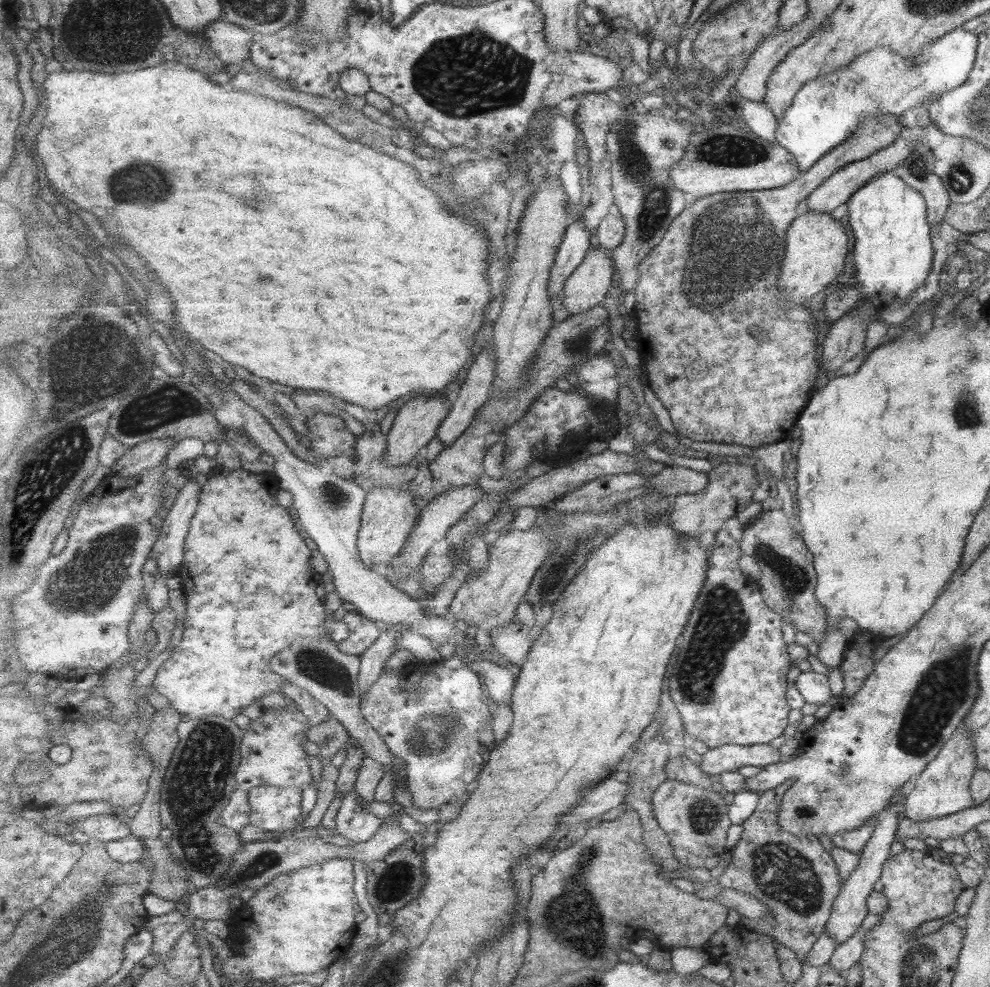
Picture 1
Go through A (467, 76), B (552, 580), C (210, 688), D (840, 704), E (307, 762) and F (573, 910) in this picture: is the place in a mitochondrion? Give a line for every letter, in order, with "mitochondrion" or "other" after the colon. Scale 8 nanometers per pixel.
A: mitochondrion
B: mitochondrion
C: other
D: other
E: other
F: mitochondrion

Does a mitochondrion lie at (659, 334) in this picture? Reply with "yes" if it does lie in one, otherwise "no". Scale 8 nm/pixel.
no

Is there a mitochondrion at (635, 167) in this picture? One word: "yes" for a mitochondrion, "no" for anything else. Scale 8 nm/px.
yes

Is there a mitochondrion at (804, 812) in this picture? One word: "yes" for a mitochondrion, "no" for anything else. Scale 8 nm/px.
no

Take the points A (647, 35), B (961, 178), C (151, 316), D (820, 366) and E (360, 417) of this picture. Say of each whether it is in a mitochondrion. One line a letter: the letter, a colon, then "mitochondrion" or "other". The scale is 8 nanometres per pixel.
A: other
B: mitochondrion
C: other
D: other
E: other

